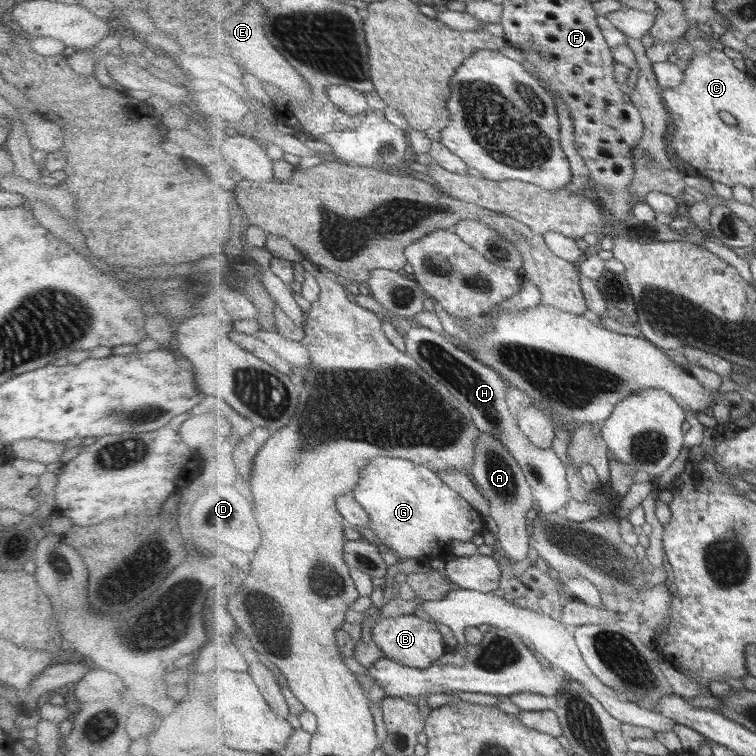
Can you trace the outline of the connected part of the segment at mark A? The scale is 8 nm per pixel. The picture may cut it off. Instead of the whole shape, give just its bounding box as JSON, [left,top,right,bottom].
[471,432,536,563]

